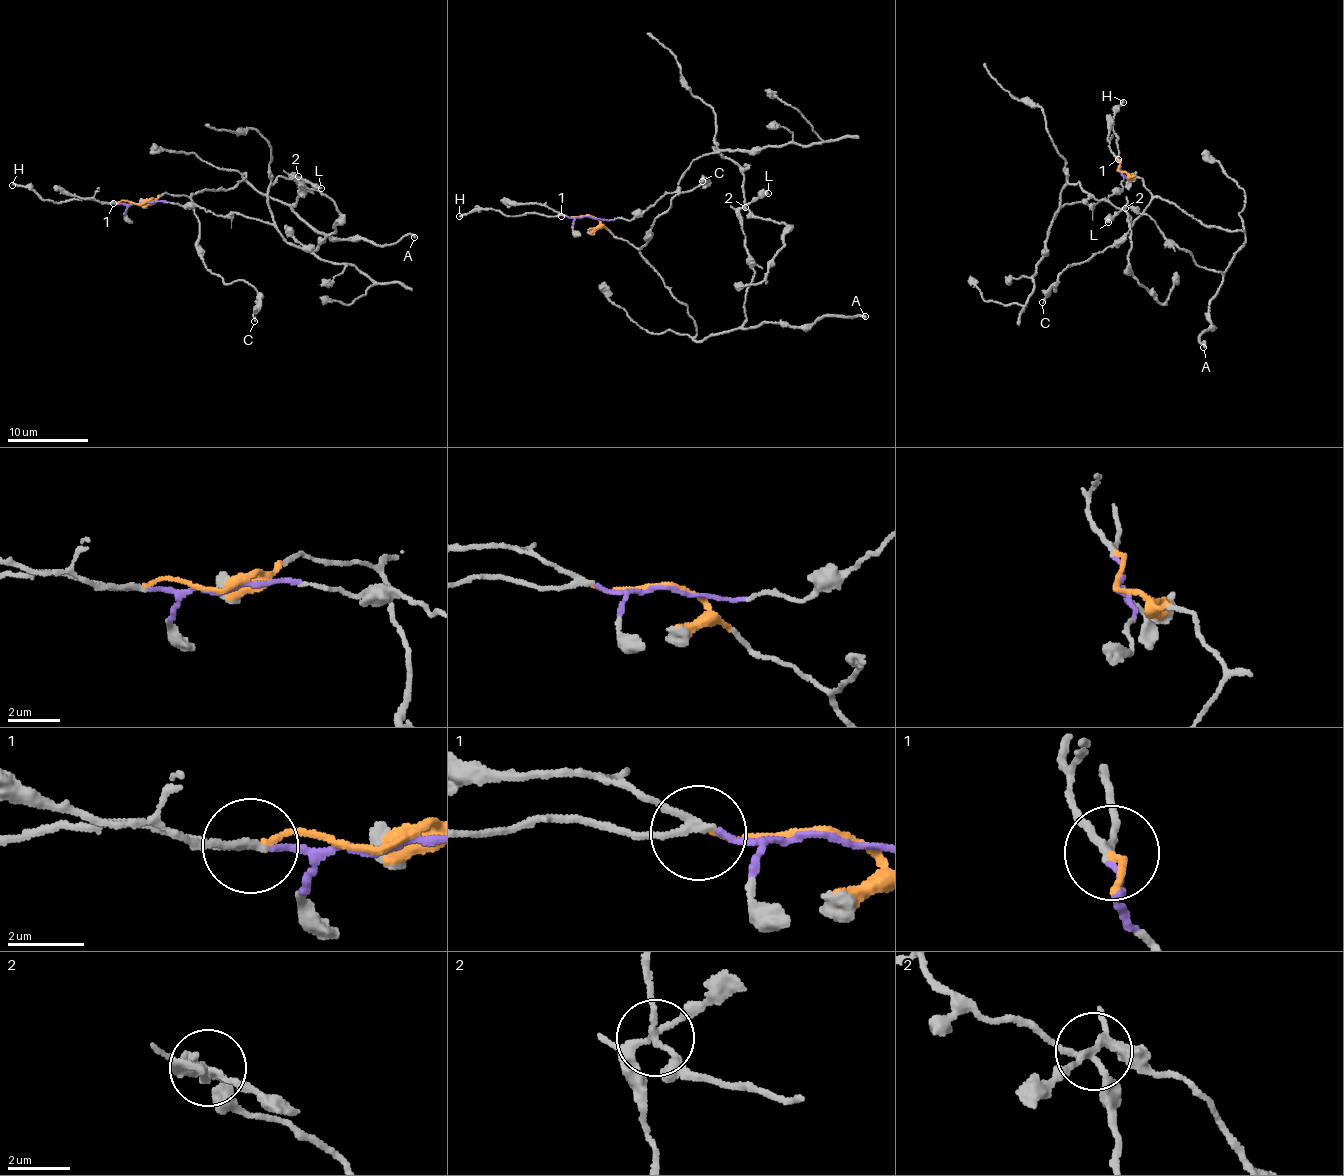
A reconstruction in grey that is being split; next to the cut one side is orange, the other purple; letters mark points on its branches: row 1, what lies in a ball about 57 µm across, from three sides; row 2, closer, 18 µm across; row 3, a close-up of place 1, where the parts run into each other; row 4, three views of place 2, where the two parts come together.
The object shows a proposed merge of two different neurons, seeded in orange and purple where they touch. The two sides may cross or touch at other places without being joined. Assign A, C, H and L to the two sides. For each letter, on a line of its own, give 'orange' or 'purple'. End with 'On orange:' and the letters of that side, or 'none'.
A: orange
C: orange
H: orange
L: orange
On orange: A, C, H, L

